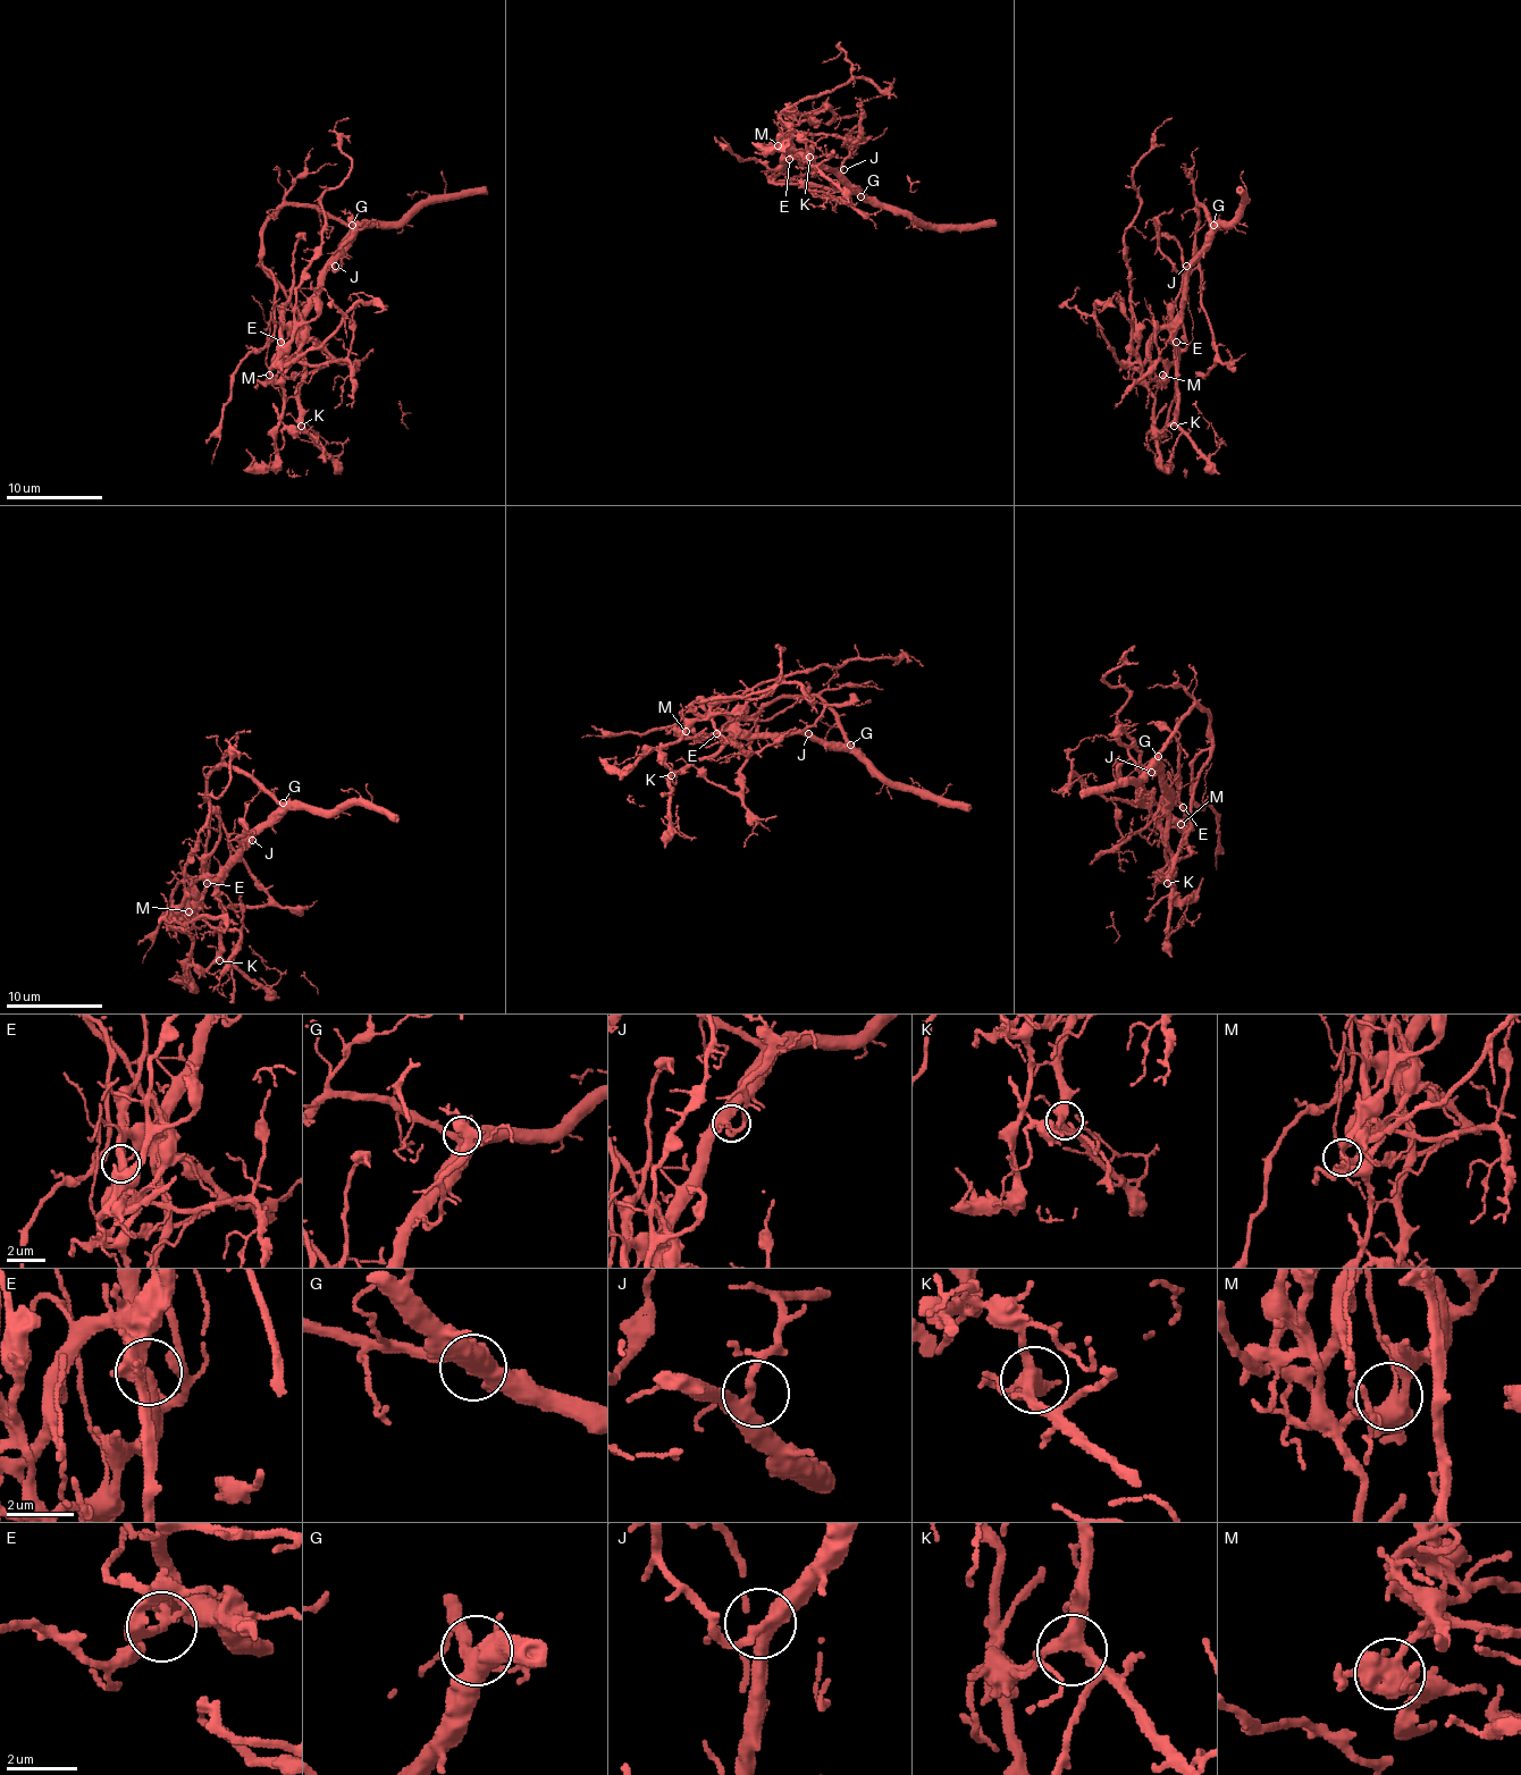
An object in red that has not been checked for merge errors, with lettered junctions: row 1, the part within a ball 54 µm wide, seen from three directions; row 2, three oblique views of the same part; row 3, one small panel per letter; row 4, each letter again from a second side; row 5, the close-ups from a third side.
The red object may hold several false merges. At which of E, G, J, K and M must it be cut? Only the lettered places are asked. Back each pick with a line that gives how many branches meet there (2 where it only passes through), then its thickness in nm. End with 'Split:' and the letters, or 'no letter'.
E: 4 | 190 nm
Split: E

